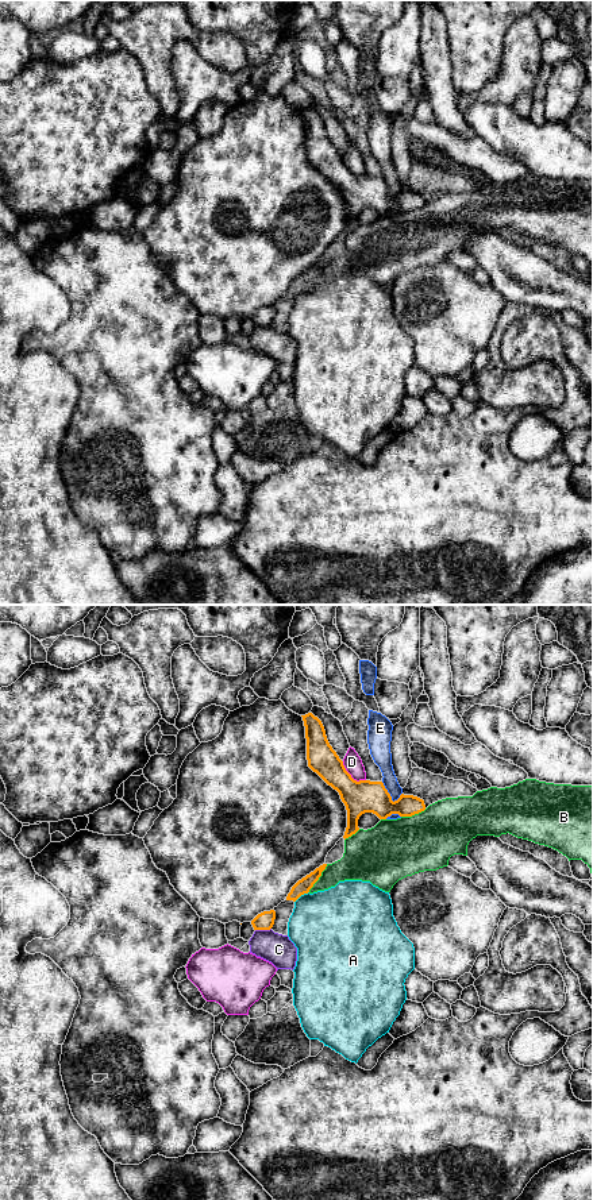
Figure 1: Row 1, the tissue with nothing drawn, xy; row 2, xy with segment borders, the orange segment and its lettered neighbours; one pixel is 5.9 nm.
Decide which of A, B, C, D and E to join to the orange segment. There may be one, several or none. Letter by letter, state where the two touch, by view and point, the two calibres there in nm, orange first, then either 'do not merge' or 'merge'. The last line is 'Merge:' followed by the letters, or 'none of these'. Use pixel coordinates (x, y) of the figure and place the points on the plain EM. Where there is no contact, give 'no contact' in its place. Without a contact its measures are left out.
A: meets orange in xy at (301, 289); 90 nm thick on the orange side, 440 nm on the other; do not merge
B: meets orange in xy at (319, 271); 90 nm thick on the orange side, 200 nm on the other; do not merge
C: meets orange in xy at (262, 324); 110 nm thick on the orange side, 180 nm on the other; do not merge
D: meets orange in xy at (350, 172); 190 nm thick on the orange side, 110 nm on the other; do not merge
E: meets orange in xy at (389, 191); 190 nm thick on the orange side, 120 nm on the other; do not merge
Merge: none of these

